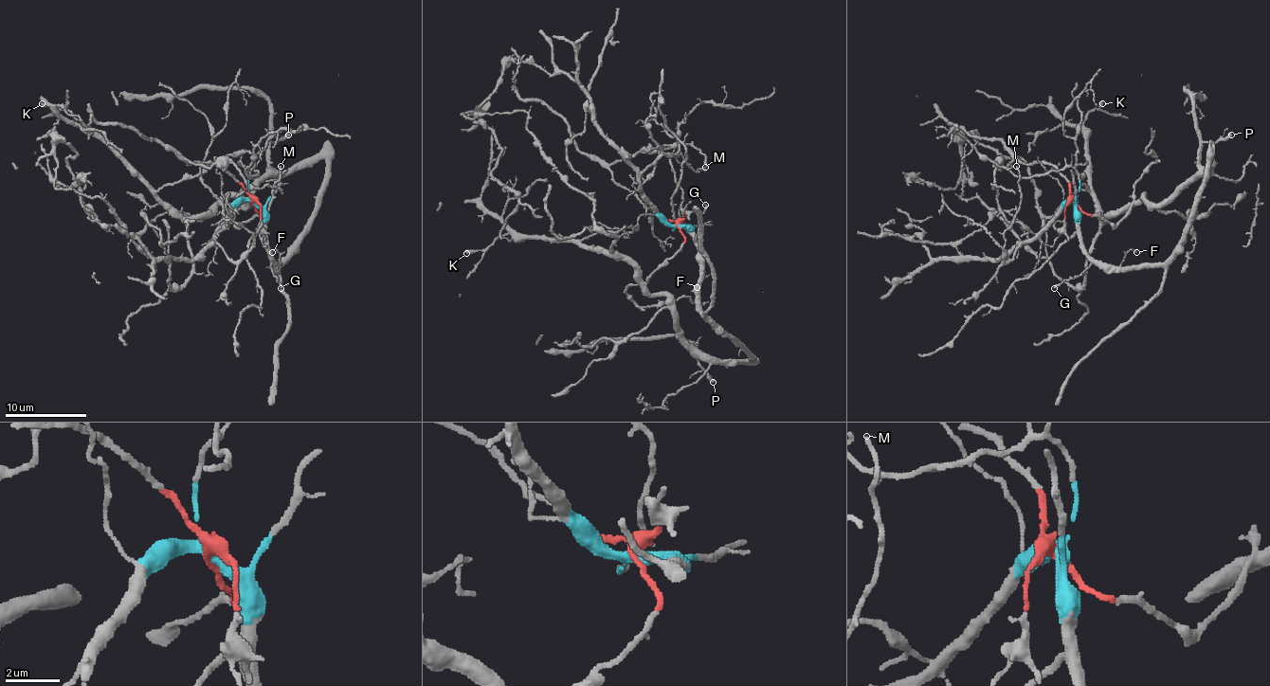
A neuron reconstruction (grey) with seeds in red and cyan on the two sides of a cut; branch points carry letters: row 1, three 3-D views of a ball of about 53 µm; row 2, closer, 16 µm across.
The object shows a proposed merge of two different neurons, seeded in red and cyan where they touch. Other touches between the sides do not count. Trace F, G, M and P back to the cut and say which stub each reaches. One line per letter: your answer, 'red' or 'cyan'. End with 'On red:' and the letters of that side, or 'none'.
F: cyan
G: cyan
M: cyan
P: cyan
On red: none

